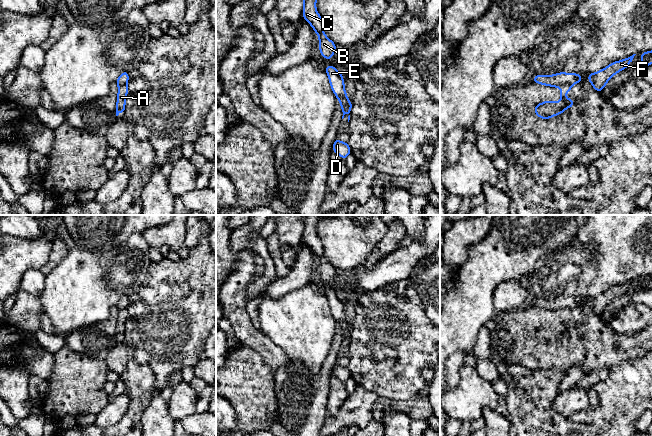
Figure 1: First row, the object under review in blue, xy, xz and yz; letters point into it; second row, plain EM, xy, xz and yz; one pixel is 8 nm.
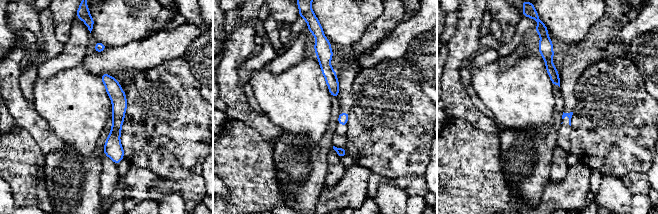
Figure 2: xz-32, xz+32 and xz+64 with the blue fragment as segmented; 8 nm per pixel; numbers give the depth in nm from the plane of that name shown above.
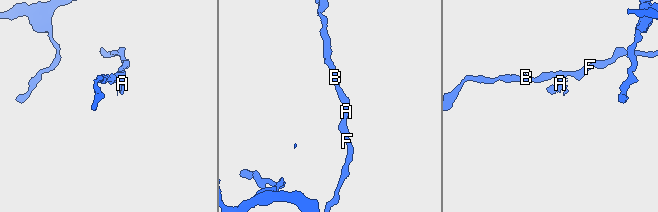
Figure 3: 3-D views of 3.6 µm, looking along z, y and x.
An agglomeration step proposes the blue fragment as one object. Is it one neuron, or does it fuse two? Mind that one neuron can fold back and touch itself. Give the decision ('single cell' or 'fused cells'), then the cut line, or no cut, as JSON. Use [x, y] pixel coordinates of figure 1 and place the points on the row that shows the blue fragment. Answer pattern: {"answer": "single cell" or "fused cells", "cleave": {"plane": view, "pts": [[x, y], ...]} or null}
{"answer": "fused cells", "cleave": {"plane": "xy", "pts": [[126, 84], [119, 86]]}}

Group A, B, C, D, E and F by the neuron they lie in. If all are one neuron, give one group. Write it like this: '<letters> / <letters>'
A / B C D E F

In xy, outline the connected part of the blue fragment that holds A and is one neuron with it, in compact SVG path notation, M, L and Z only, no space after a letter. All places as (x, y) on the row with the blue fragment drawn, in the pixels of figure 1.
M127 85L118 87L117 103L116 103L116 116L118 116L121 112L123 114L125 114L125 104L126 104L127 94L128 94Z

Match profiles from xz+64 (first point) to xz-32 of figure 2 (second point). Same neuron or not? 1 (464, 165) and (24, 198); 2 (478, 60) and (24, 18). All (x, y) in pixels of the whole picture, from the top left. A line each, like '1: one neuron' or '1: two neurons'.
1: one neuron
2: one neuron

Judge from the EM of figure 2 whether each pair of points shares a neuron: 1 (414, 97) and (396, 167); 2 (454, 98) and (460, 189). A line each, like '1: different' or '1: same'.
1: same
2: different

